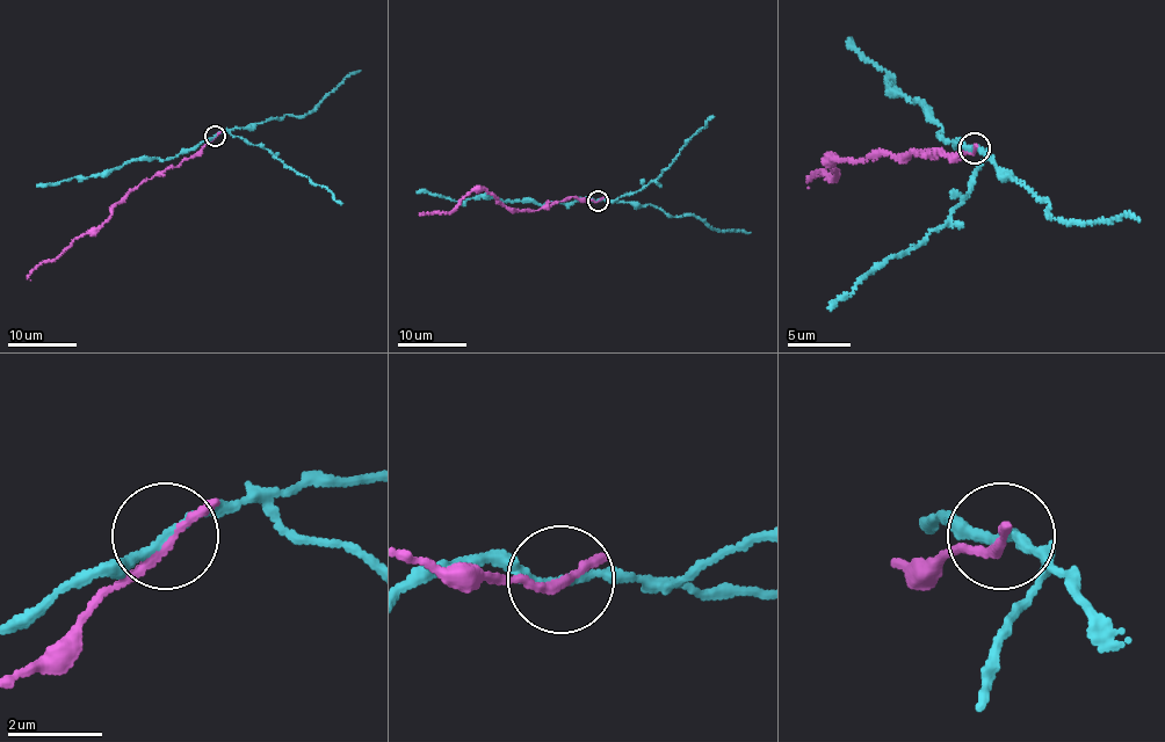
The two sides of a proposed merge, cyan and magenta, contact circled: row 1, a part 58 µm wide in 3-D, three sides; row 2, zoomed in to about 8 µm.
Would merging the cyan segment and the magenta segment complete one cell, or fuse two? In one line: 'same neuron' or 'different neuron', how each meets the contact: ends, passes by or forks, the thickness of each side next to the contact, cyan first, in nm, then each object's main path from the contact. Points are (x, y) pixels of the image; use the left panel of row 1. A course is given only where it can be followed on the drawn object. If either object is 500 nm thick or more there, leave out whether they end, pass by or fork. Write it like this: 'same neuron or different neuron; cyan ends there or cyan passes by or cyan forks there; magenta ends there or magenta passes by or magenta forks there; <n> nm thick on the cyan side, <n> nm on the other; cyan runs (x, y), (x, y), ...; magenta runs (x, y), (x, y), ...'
different neuron; cyan passes by; magenta passes by; 150 nm thick on the cyan side, 160 nm on the other; cyan runs (214, 136), (166, 160), (128, 160), (99, 174), (37, 184); magenta runs (214, 137), (175, 167), (157, 172), (129, 189), (98, 228), (88, 230), (58, 256), (40, 262), (30, 279)

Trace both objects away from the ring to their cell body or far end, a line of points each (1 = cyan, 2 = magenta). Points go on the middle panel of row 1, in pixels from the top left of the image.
1: (597, 199), (538, 205), (482, 197), (454, 202), (417, 191)
2: (598, 201), (567, 197), (537, 210), (516, 210), (483, 189), (472, 190), (449, 212), (424, 215)

